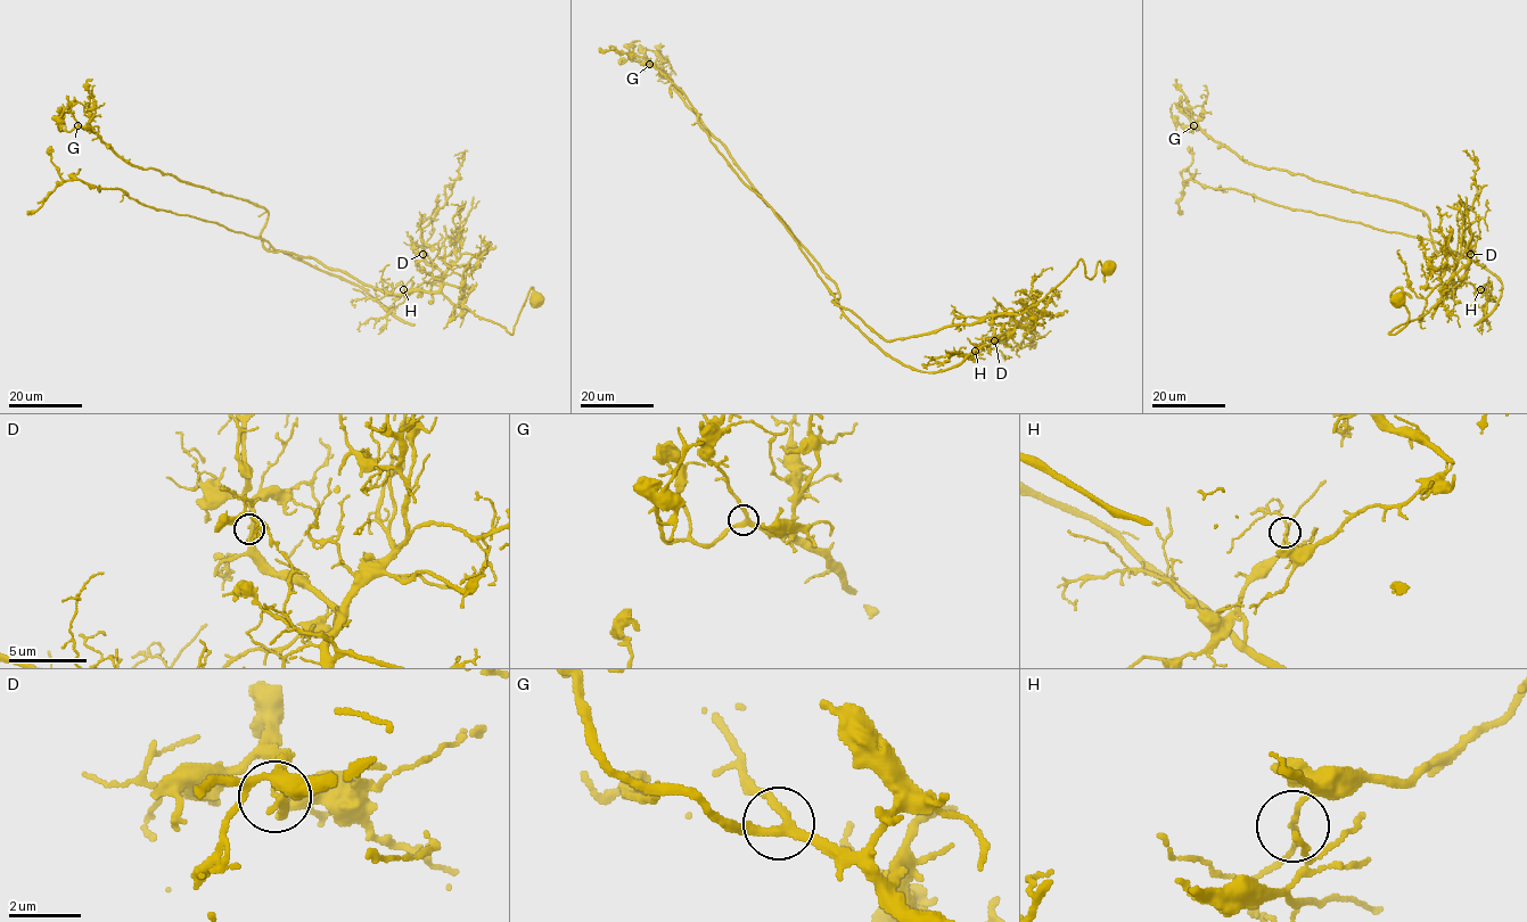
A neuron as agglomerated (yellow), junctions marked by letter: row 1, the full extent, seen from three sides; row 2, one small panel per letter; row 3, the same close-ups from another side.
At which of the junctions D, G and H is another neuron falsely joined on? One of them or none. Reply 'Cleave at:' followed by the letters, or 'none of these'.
Cleave at: H

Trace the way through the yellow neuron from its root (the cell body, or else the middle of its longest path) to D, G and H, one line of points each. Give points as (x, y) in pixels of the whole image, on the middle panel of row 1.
D: (1108, 269), (1105, 271), (1099, 261), (1090, 279), (1081, 258), (1042, 299), (1014, 313), (1015, 326), (994, 340)
G: (1108, 269), (1099, 261), (1090, 279), (1081, 258), (1020, 313), (881, 338), (832, 301), (836, 286), (649, 64)
H: (1108, 269), (1105, 271), (1099, 261), (1090, 279), (1081, 258), (1042, 299), (1012, 314), (1012, 331), (975, 350)

